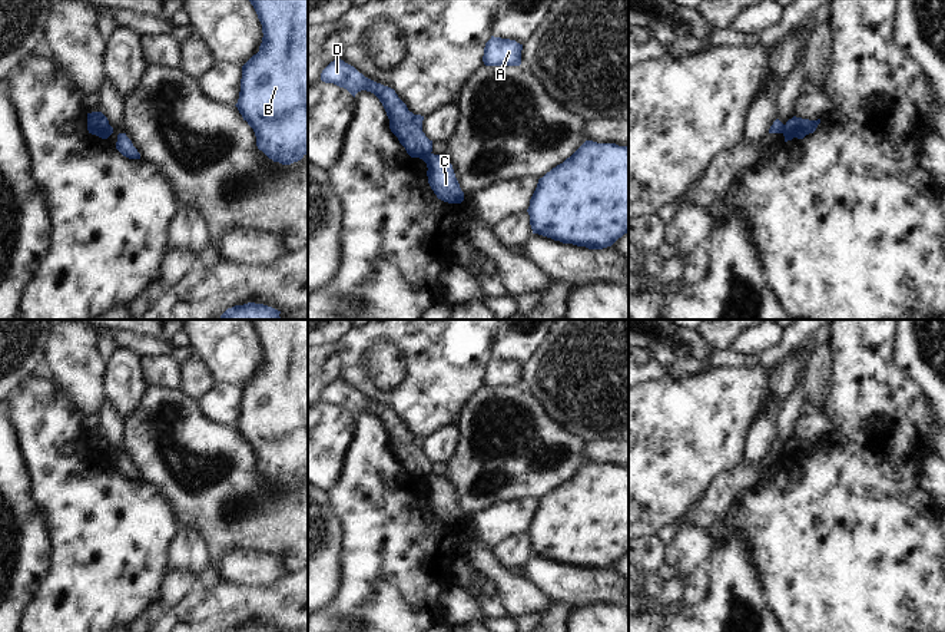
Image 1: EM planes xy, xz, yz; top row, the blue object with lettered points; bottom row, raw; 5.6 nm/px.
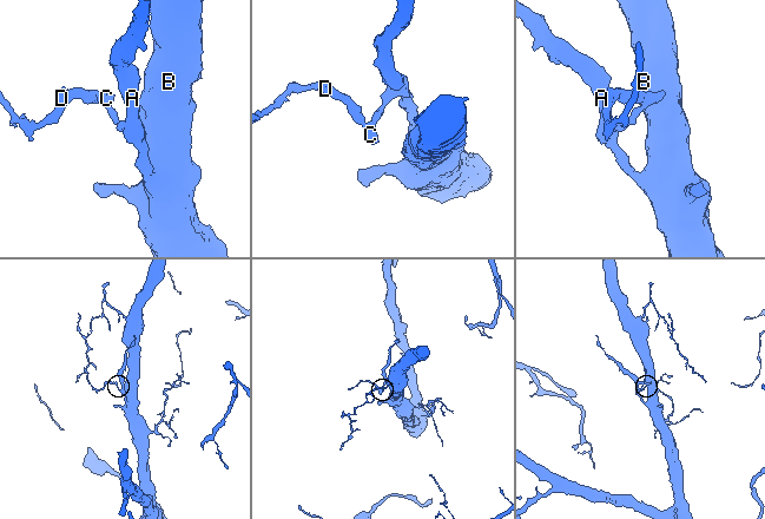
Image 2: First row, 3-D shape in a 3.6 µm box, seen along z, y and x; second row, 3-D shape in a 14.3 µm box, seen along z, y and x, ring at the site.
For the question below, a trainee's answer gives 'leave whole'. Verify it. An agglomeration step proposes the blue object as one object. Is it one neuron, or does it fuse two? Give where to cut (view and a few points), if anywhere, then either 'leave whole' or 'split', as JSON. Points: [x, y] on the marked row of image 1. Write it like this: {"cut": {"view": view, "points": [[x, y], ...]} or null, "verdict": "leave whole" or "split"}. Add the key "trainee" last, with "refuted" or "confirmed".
{"cut": {"view": "yz", "points": [[785, 125], [782, 132]]}, "verdict": "split", "trainee": "refuted"}

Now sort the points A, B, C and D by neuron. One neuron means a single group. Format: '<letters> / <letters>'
A B C / D

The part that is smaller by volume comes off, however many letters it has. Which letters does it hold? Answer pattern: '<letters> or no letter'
D

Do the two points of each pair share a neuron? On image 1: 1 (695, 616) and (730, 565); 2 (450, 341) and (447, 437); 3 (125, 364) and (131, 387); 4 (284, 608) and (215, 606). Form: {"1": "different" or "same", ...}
{"1": "same", "2": "different", "3": "same", "4": "same"}

